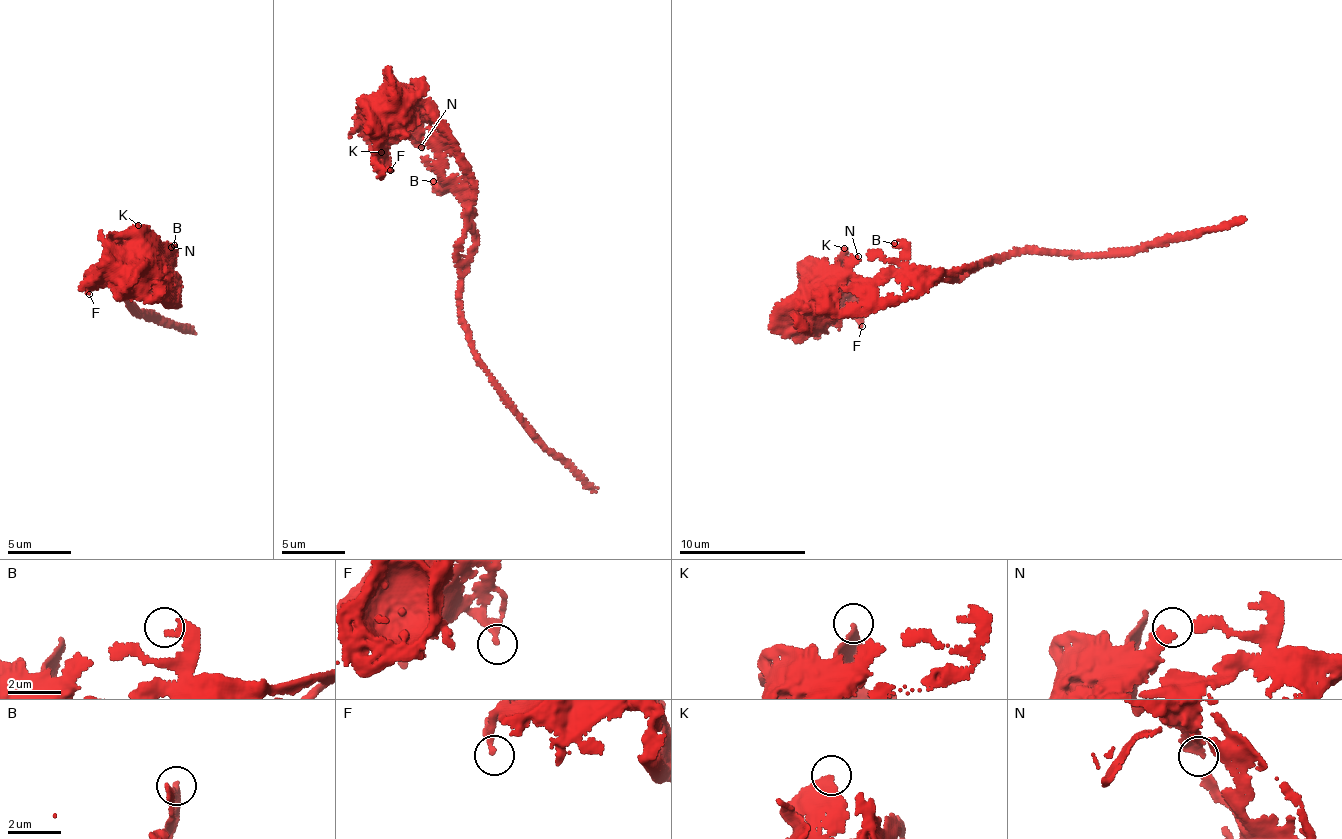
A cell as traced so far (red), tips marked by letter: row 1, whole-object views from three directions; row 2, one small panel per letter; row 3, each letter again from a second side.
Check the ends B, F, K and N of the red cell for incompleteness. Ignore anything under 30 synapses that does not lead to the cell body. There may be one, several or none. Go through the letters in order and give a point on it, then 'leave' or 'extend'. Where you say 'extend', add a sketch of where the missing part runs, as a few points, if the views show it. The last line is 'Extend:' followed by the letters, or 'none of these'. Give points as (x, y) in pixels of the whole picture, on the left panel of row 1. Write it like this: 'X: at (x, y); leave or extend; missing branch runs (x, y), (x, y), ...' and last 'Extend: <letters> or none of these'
B: at (174, 245); leave
F: at (89, 294); leave
K: at (138, 225); leave
N: at (171, 247); leave
Extend: none of these

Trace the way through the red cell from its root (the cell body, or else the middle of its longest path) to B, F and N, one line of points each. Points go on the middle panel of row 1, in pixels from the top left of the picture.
B: (396, 107), (409, 106), (419, 120), (426, 144), (435, 154), (442, 187), (439, 189), (433, 181)
F: (396, 107), (401, 108), (401, 117), (383, 133), (376, 158), (380, 165), (390, 170)
N: (396, 107), (409, 106), (421, 147)

